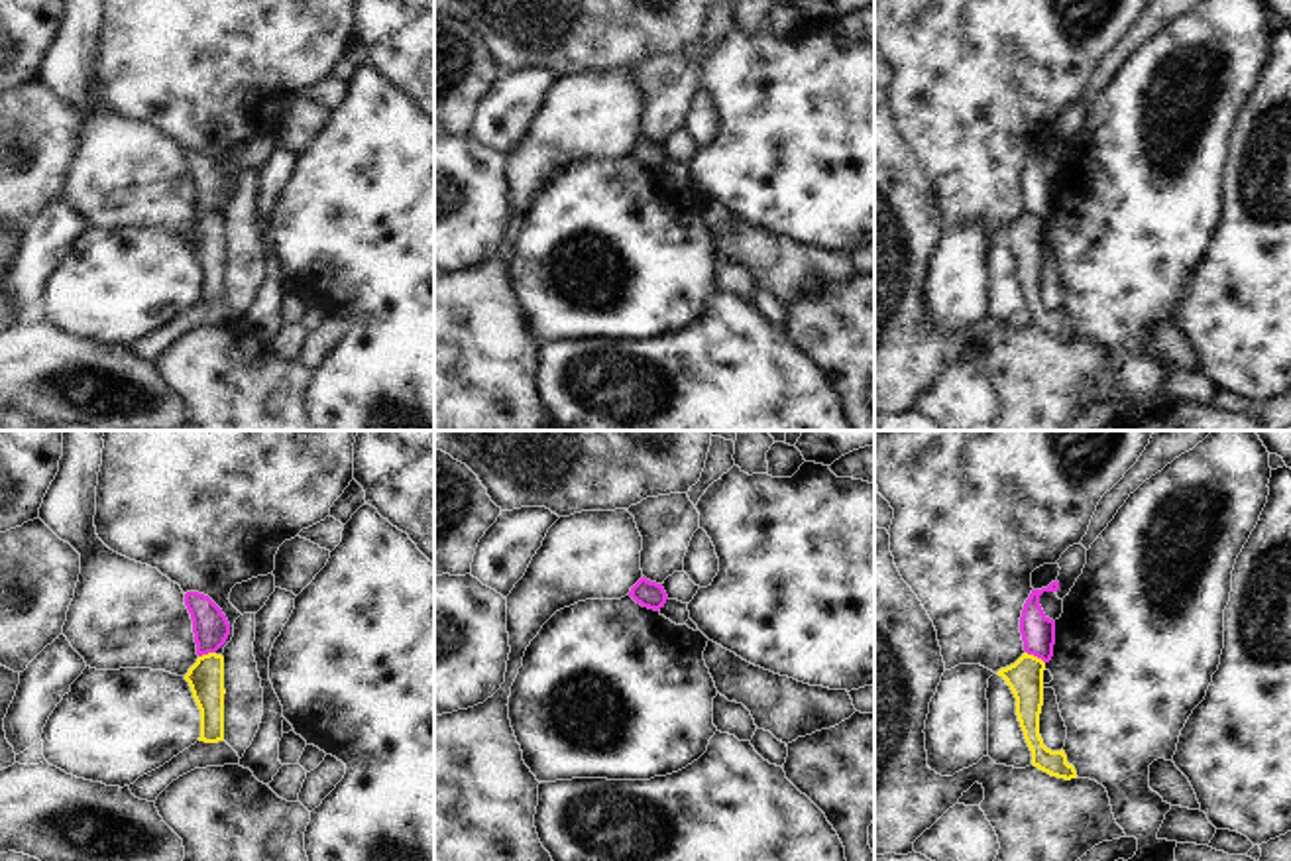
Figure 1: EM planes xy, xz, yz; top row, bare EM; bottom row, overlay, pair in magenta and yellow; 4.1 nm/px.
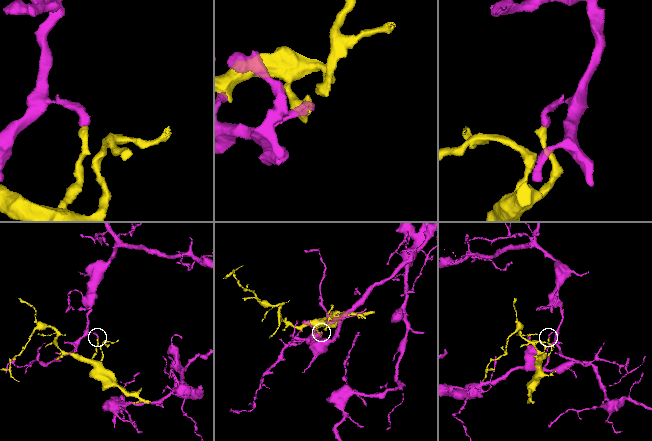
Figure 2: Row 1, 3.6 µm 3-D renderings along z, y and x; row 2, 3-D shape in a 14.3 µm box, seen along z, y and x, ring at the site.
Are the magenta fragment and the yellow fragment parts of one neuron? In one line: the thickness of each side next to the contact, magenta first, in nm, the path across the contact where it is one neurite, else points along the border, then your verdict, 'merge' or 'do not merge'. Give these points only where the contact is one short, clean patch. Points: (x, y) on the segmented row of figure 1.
140 nm thick on the magenta side, 150 nm on the other; border along yz (1026, 651), (1044, 663); do not merge

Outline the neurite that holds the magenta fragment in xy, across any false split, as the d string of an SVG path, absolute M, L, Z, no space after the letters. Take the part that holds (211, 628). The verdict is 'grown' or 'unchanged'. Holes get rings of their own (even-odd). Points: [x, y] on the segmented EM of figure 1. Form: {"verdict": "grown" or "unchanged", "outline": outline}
{"verdict": "unchanged", "outline": "M187 592L185 605L193 619L196 655L216 653L230 635L226 615L208 596L198 592Z"}

